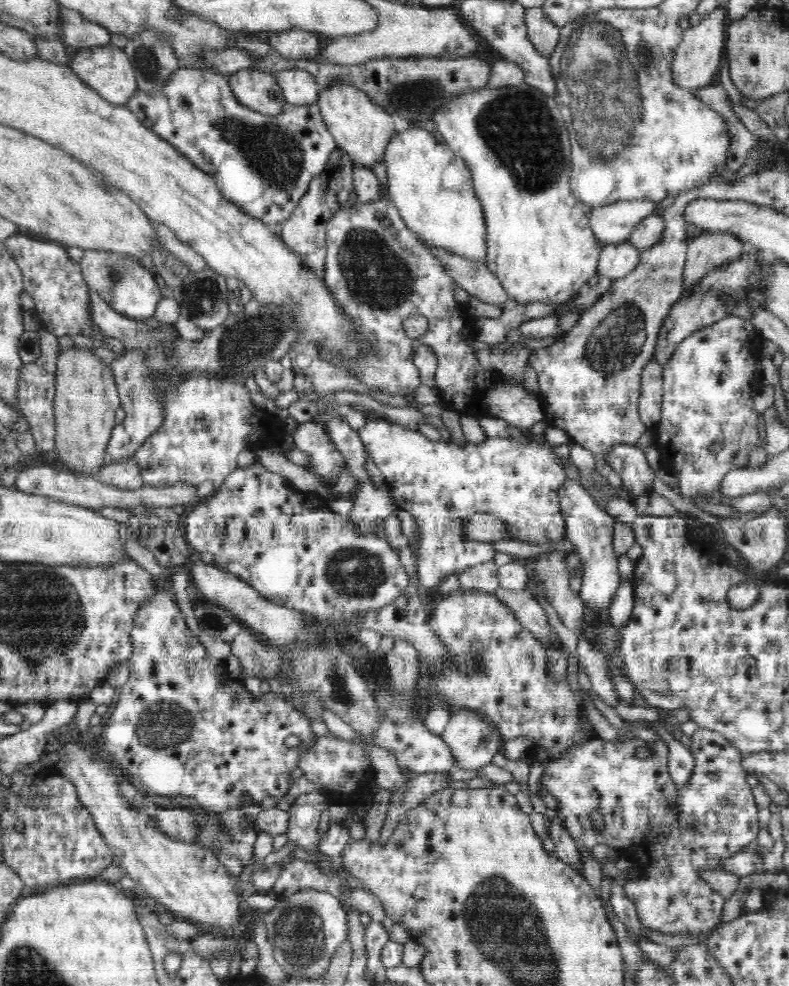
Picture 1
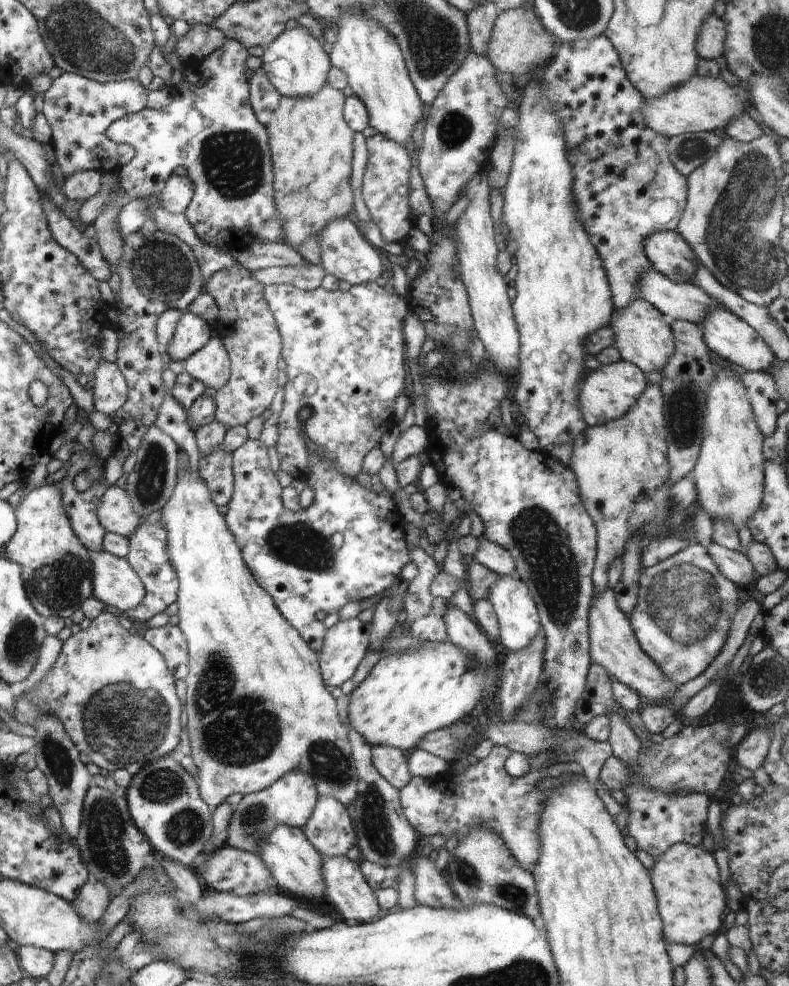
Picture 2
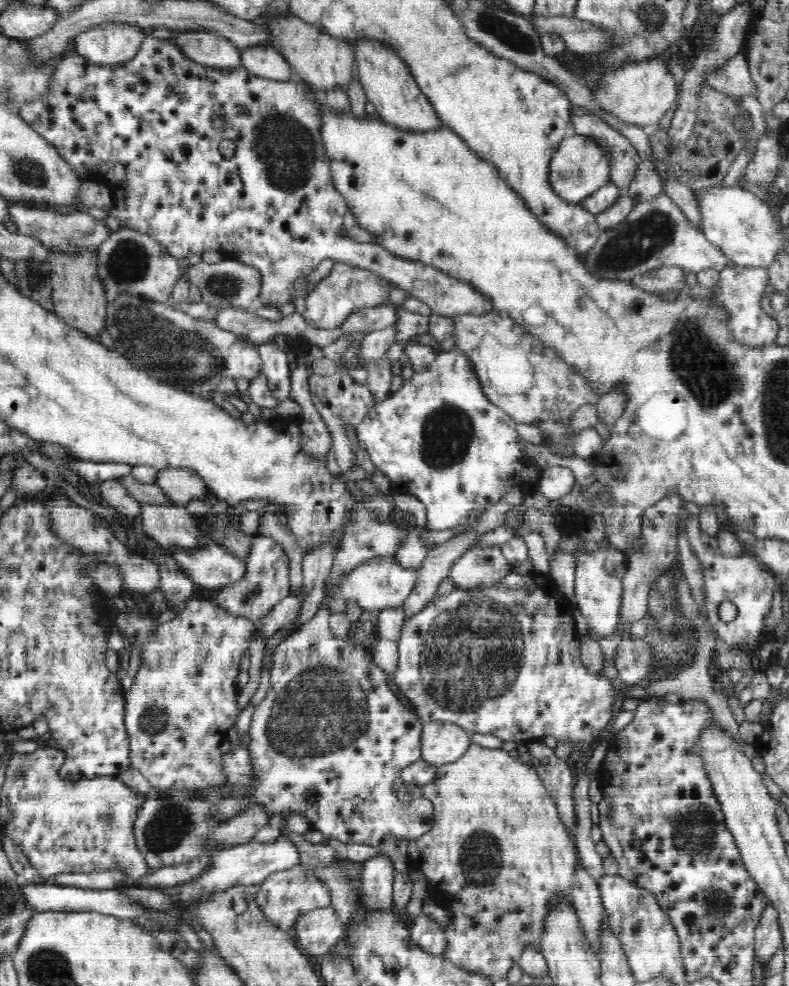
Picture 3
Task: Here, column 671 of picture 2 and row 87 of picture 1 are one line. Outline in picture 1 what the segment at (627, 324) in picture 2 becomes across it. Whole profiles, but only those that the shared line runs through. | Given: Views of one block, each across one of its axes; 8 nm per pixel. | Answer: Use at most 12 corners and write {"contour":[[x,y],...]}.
{"contour":[[351,84],[319,91],[317,104],[353,165],[384,162],[399,126]]}

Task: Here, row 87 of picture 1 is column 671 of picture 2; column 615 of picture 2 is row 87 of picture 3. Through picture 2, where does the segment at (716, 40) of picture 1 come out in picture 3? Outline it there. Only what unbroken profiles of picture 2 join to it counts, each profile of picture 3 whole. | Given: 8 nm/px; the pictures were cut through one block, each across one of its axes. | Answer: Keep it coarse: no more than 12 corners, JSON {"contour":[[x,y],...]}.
{"contour":[[662,59],[601,76],[593,99],[639,127],[674,106],[678,84]]}

